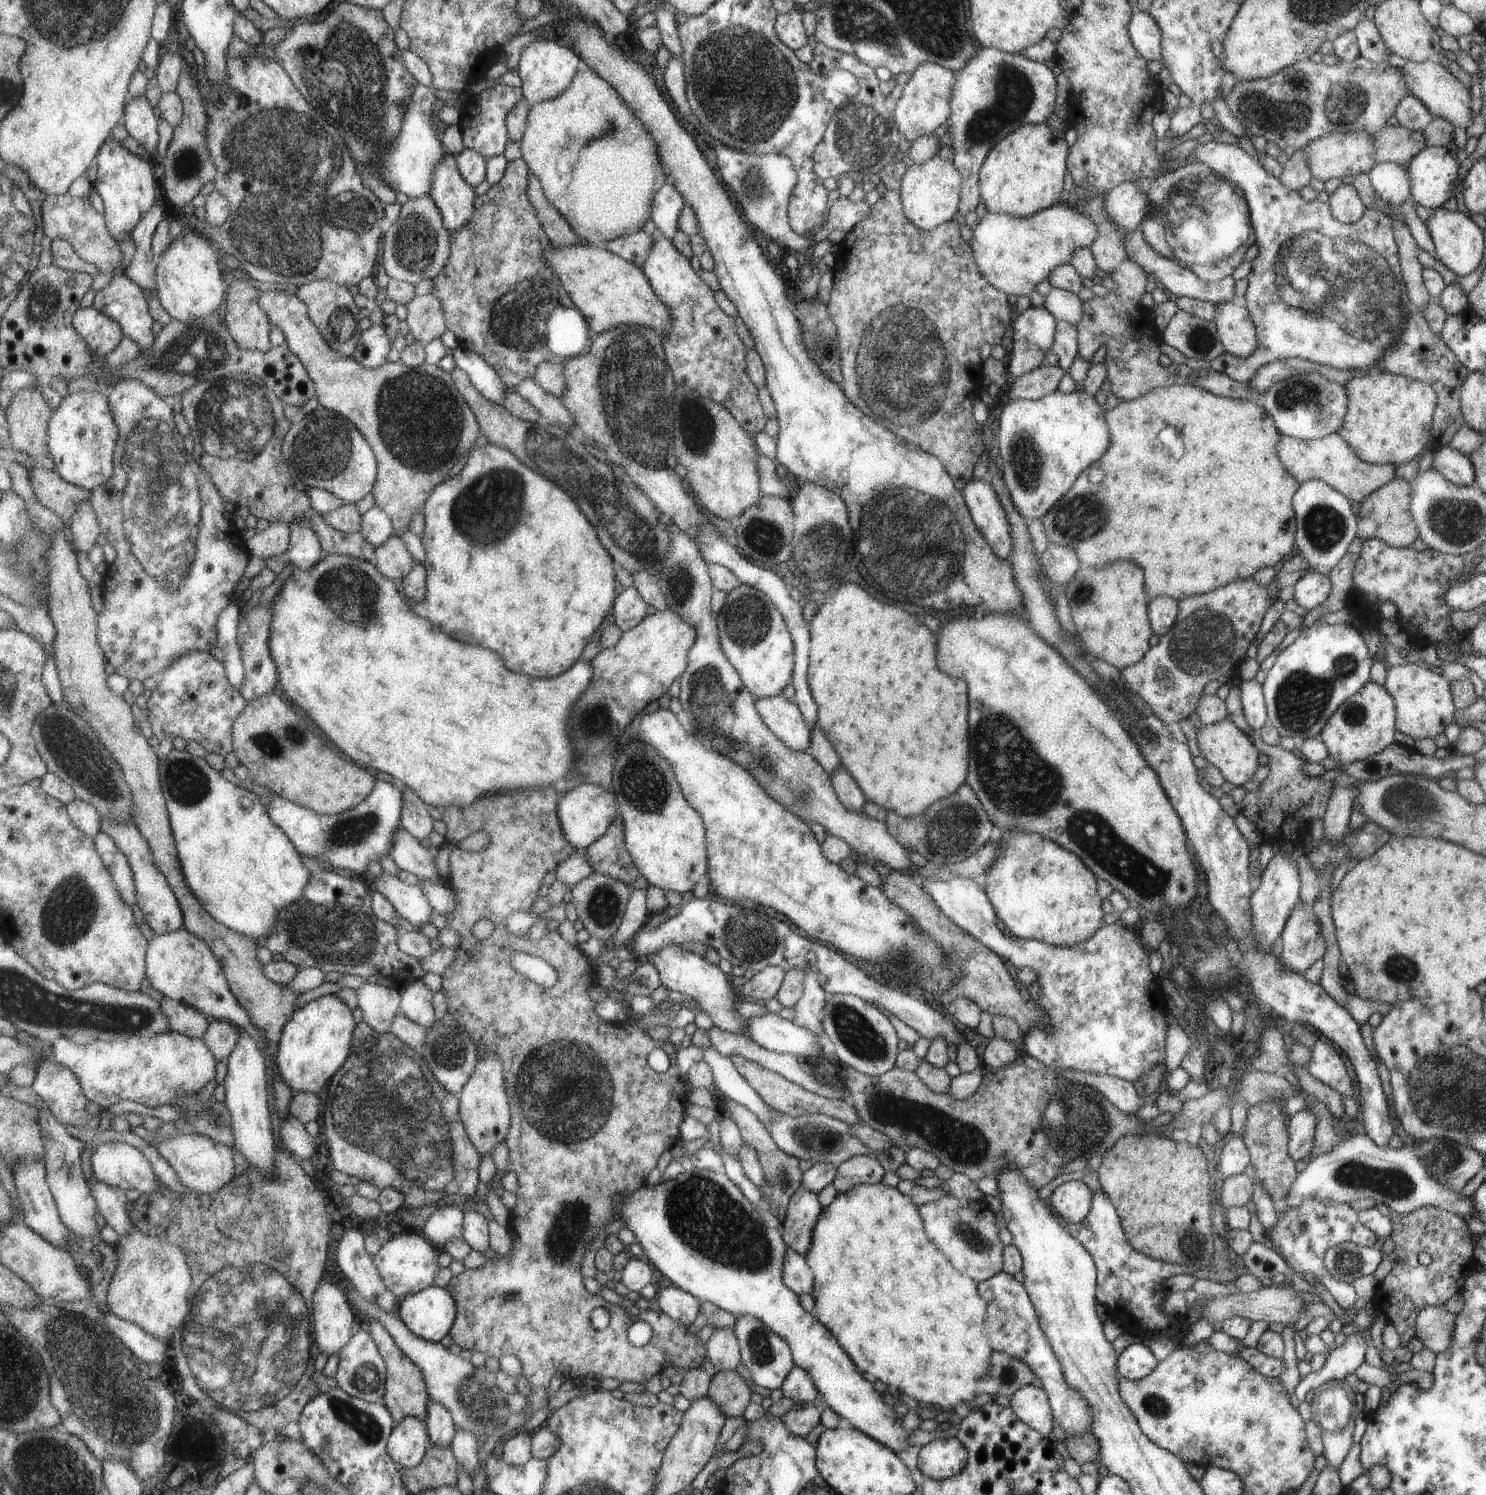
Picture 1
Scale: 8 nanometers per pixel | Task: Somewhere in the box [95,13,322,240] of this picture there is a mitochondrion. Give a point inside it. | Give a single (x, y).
(188, 165)

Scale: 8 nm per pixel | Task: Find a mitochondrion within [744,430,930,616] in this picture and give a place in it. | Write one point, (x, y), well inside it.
(823, 546)

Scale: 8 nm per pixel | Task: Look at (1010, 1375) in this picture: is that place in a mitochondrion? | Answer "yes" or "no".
yes

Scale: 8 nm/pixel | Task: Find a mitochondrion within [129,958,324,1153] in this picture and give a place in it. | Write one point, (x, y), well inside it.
(217, 1122)

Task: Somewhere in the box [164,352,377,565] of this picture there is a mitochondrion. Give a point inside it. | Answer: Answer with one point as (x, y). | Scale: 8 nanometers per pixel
(235, 422)

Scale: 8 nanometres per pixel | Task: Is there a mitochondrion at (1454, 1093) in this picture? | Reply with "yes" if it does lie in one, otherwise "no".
yes

